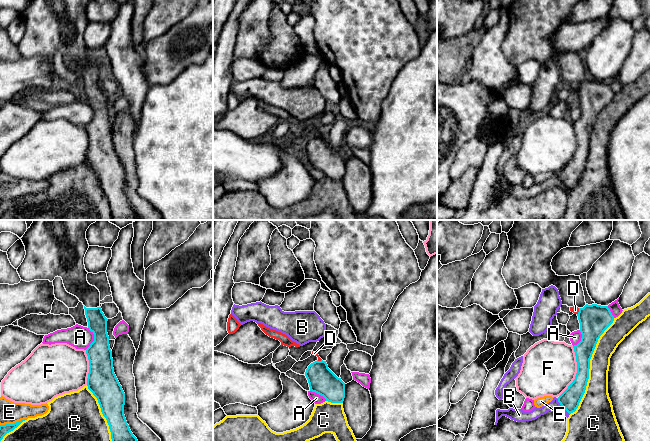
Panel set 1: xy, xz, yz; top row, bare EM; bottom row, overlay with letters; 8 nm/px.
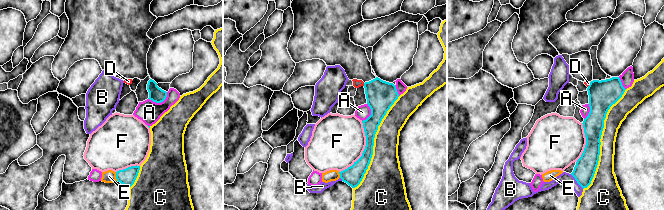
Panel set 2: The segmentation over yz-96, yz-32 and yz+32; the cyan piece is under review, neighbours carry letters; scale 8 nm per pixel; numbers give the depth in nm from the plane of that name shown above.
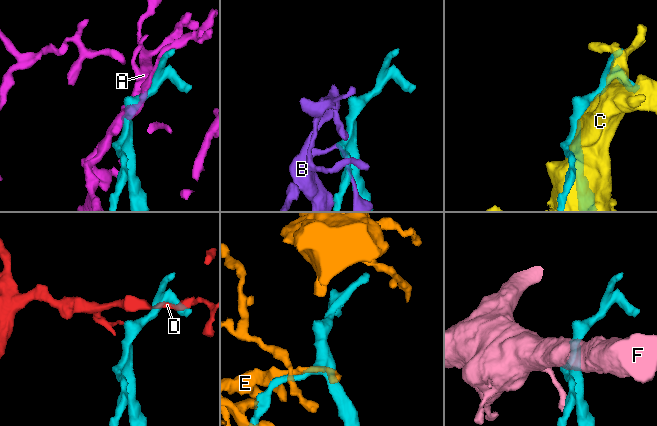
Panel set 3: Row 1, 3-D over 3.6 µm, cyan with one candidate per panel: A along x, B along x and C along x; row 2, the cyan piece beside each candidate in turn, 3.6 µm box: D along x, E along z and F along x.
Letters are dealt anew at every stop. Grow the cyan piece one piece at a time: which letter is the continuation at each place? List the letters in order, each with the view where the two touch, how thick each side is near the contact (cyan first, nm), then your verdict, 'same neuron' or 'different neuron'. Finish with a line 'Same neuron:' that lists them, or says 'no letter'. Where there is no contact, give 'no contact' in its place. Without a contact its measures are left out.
A: xy | 190/180 nm | different neuron
B: yz | 160/80 nm | different neuron
C: yz | 150/200 nm | different neuron
D: yz | 240/60 nm | different neuron
E: xy | 80/170 nm | different neuron
F: yz | 160/420 nm | different neuron
Same neuron: no letter

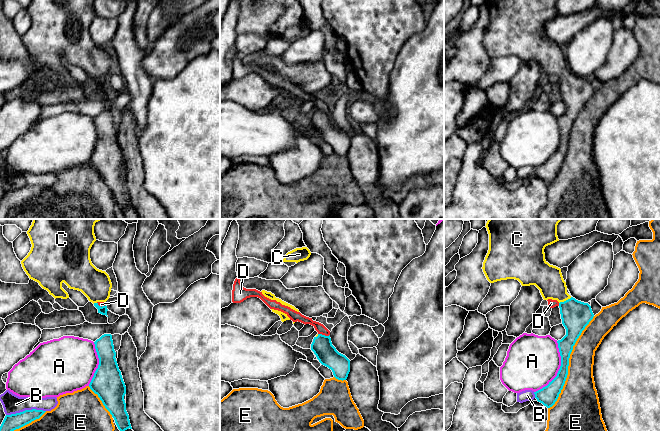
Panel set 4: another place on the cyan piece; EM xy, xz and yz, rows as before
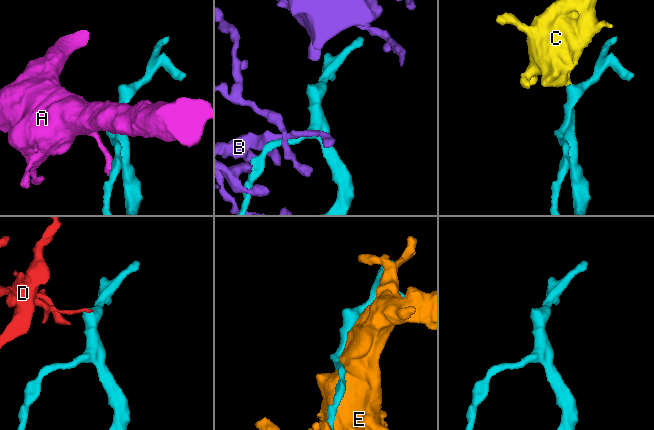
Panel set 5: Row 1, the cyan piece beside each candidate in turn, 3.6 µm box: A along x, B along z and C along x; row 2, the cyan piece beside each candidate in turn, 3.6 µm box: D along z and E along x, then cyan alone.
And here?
A: yz | 160/420 nm | different neuron
B: xy | 130/160 nm | different neuron
C: yz | 240/220 nm | same neuron
D: xz | 170/80 nm | different neuron
E: yz | 120/260 nm | different neuron
Same neuron: C

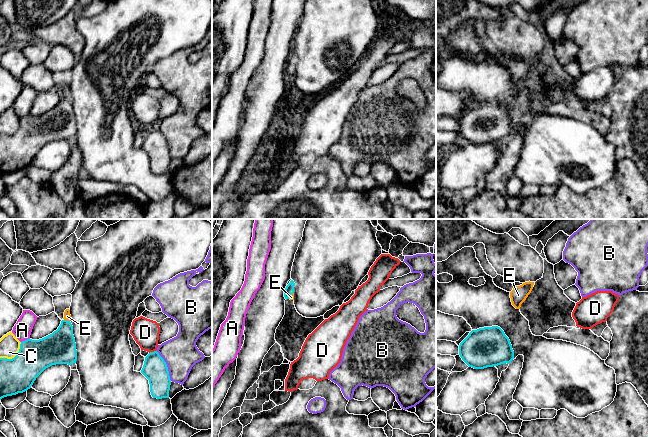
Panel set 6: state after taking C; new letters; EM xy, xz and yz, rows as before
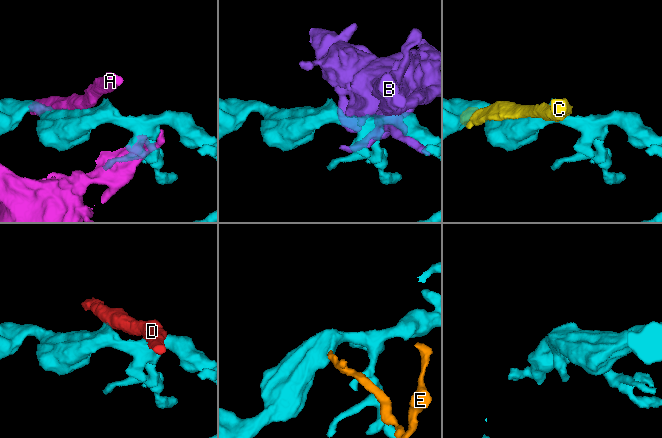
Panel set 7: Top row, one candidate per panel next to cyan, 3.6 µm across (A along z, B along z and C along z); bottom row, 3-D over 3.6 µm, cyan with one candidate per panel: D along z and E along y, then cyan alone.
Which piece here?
A: xy | 260/150 nm | different neuron
B: xy | 200/280 nm | different neuron
C: xy | 280/160 nm | different neuron
D: xy | 200/220 nm | different neuron
E: xy | 260/60 nm | same neuron
Same neuron: E

